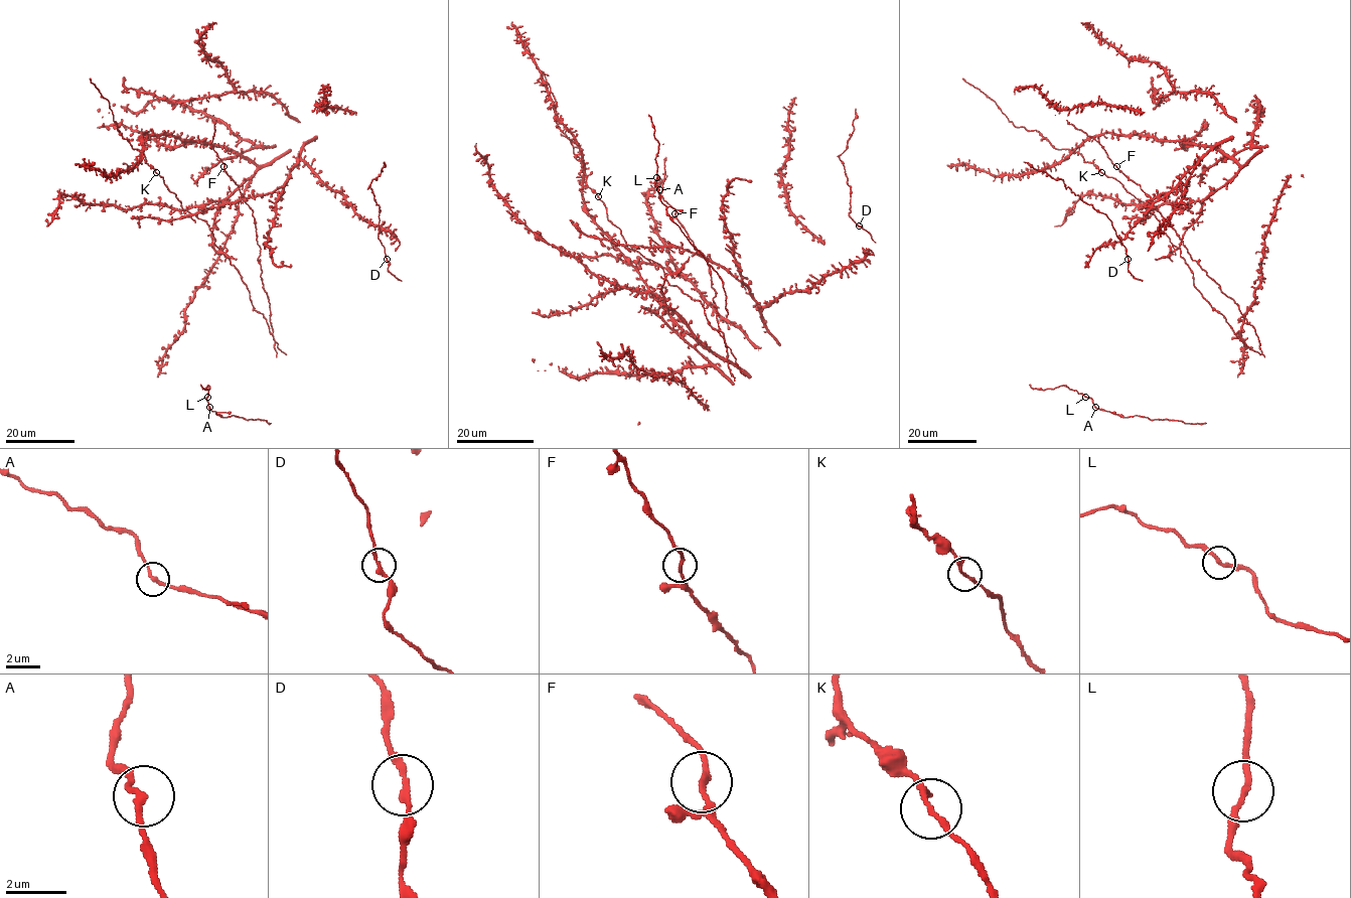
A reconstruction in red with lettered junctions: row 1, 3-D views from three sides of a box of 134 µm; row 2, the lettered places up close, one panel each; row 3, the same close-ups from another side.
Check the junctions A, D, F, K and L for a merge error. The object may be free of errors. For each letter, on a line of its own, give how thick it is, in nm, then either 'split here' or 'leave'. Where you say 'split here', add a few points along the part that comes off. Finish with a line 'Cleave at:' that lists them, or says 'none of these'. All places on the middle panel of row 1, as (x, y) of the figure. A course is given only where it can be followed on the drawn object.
A: 200 nm thick; leave
D: 200 nm thick; leave
F: 190 nm thick; leave
K: 180 nm thick; leave
L: 200 nm thick; leave
Cleave at: none of these

